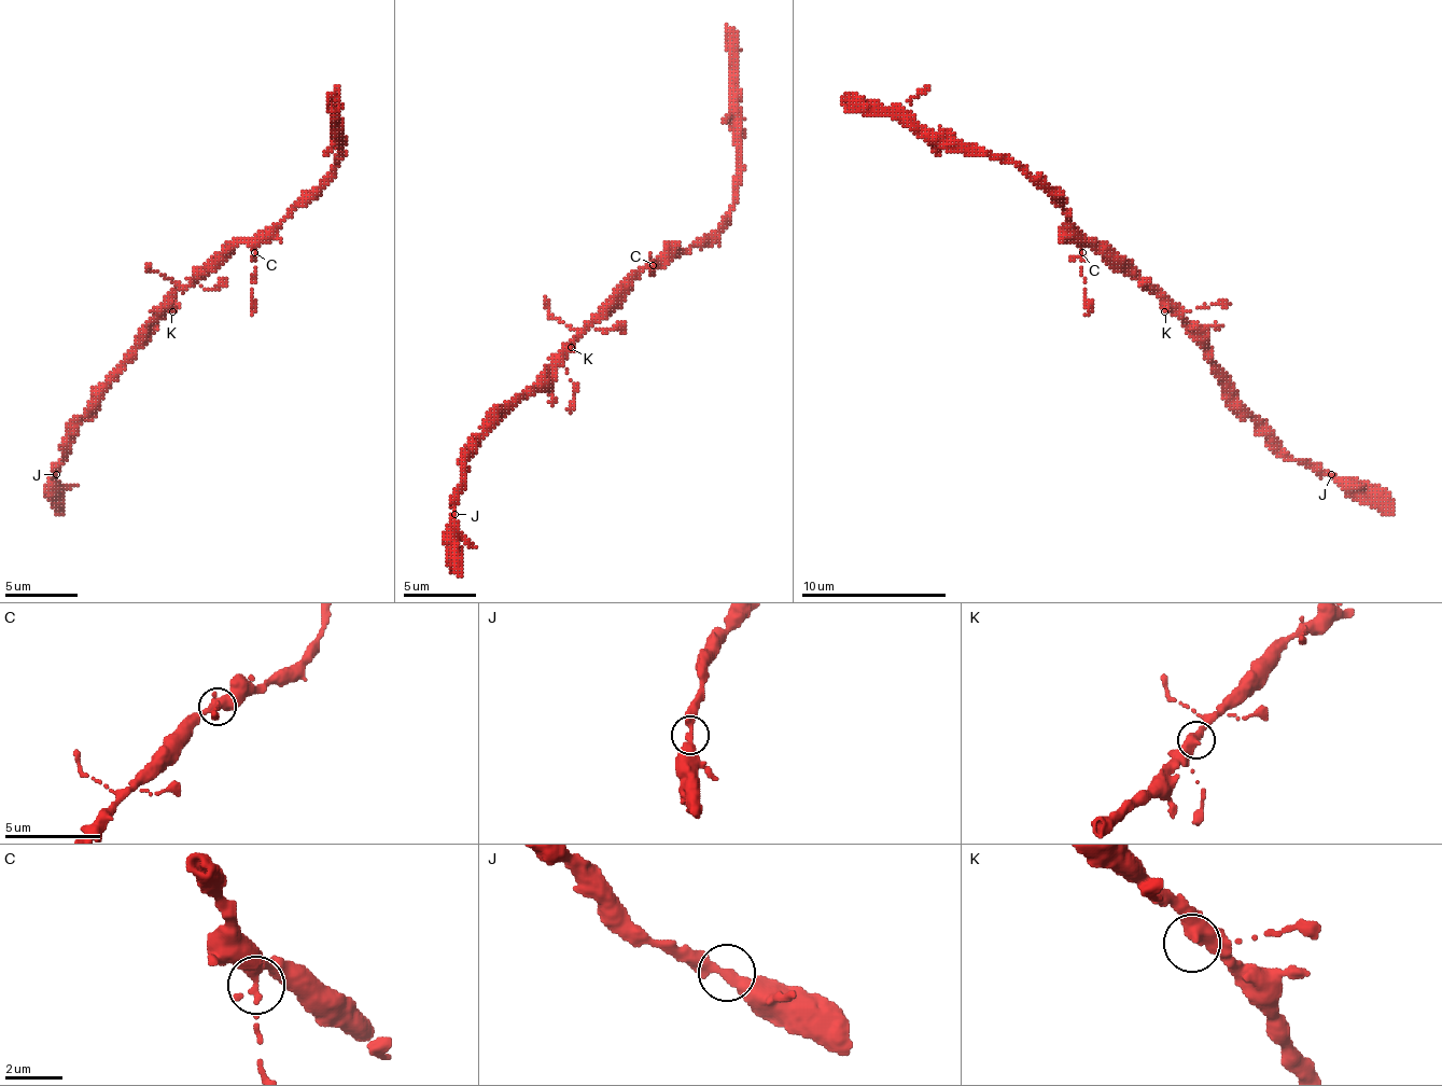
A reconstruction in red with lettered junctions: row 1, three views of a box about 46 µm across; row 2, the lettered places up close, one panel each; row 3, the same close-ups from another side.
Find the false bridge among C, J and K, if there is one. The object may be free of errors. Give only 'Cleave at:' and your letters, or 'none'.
Cleave at: none

